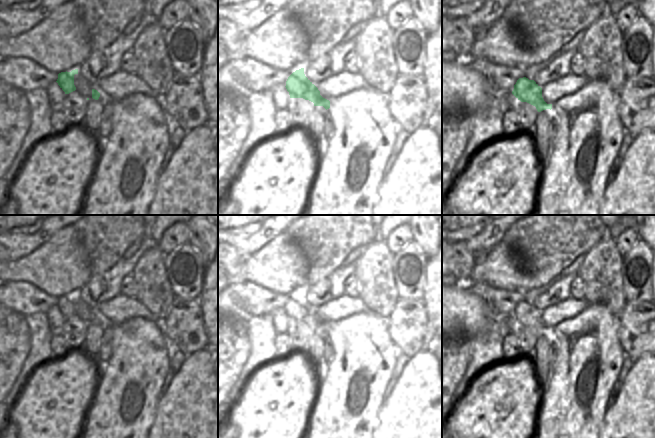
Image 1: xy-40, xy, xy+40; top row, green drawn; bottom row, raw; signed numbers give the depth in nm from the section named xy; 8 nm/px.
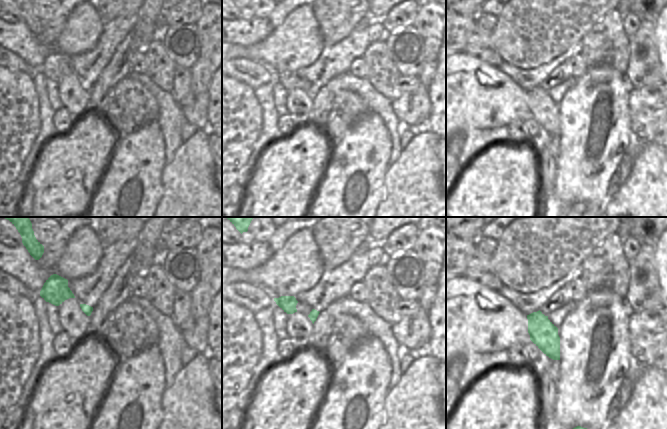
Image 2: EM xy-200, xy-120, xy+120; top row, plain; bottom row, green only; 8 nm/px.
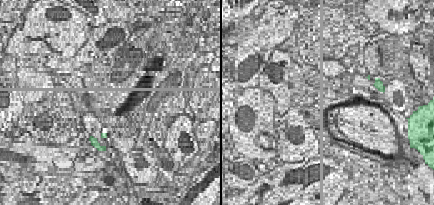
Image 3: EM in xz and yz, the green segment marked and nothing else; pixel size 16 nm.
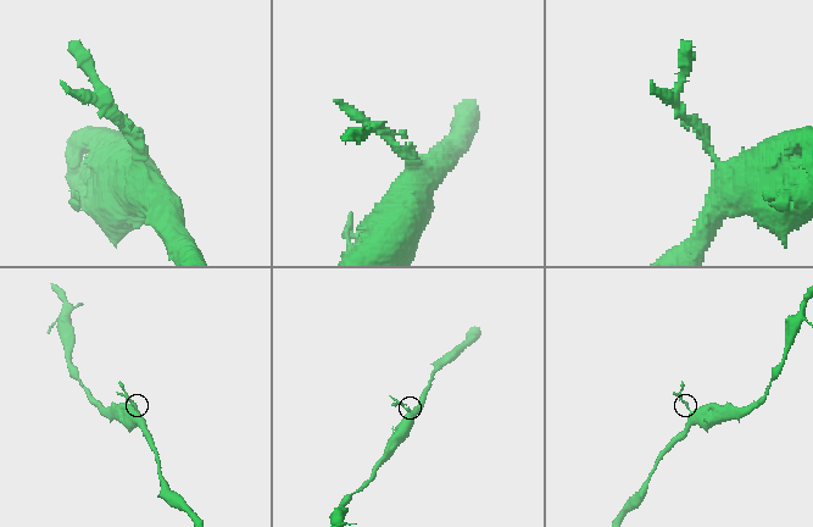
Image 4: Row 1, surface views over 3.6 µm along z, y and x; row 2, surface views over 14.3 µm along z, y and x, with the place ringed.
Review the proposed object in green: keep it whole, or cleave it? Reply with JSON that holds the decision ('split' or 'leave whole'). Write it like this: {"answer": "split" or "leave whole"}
{"answer": "split"}

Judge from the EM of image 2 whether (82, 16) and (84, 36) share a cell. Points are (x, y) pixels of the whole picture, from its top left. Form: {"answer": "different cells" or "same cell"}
{"answer": "same cell"}

